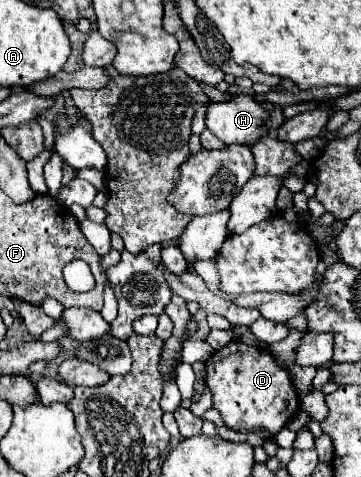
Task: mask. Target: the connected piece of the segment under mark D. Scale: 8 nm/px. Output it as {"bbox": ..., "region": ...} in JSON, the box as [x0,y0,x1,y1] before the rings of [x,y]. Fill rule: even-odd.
{"bbox":[206,340,300,434],"region":[[[232,340],[212,354],[206,362],[206,384],[212,392],[214,408],[220,412],[224,424],[234,430],[262,426],[272,434],[278,434],[300,410],[300,398],[290,374],[278,366],[268,350],[244,344],[240,340]]]}

